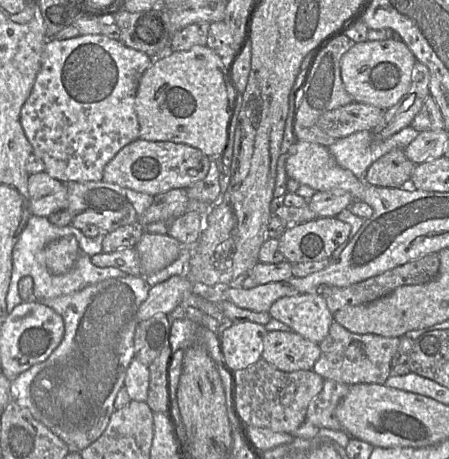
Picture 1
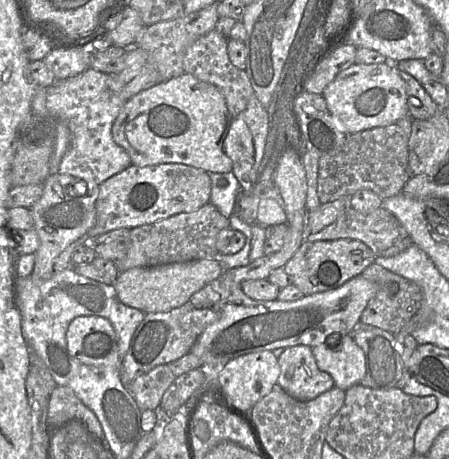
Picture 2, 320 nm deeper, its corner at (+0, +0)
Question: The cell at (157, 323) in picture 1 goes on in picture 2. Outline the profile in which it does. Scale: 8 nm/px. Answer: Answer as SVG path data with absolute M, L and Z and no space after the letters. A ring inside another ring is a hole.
M162 364L136 377L130 383L130 393L139 409L156 411L165 391L175 380L168 364Z

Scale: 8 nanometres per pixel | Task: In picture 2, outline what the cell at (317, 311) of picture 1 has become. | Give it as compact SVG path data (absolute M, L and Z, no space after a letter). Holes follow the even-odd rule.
M333 333L327 337L325 343L313 346L311 349L319 369L330 374L338 388L346 391L351 386L360 384L365 376L366 360L364 352L350 335Z

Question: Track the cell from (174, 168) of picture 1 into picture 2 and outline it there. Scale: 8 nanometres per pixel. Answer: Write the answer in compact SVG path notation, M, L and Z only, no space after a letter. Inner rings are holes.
M179 163L144 167L131 164L99 185L95 225L84 237L71 243L59 254L53 265L54 273L72 265L72 254L79 245L90 244L97 236L114 229L132 229L175 214L194 212L210 201L210 193L210 176L203 169Z

